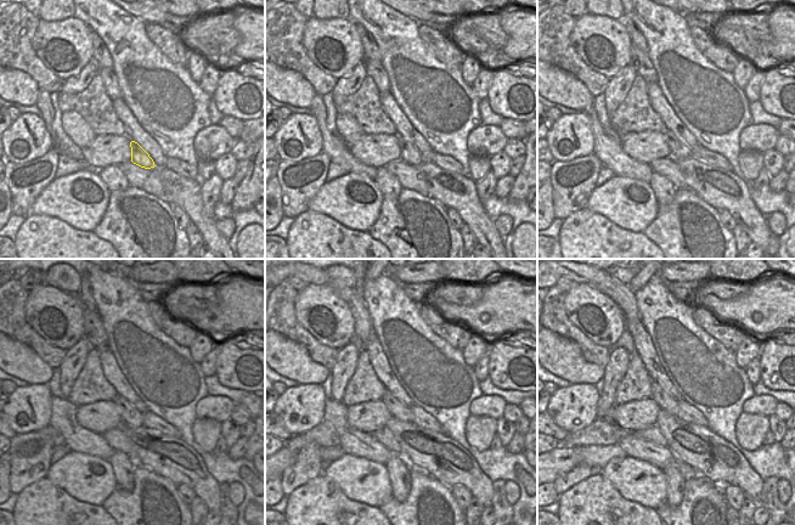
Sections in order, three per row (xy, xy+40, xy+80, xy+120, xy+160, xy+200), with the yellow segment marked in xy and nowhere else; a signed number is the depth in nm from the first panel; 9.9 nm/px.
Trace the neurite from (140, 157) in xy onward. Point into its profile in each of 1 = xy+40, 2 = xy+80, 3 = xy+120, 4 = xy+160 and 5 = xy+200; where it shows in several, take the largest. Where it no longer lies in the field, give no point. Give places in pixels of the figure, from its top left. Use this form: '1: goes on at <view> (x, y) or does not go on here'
1: goes on at xy+40 (410, 154)
2: goes on at xy+80 (678, 148)
3: goes on at xy+120 (130, 416)
4: goes on at xy+160 (396, 408)
5: goes on at xy+200 (665, 401)

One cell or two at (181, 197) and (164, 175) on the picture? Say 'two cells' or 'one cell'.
one cell

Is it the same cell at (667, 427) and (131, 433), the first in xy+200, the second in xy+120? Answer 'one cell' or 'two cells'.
one cell

